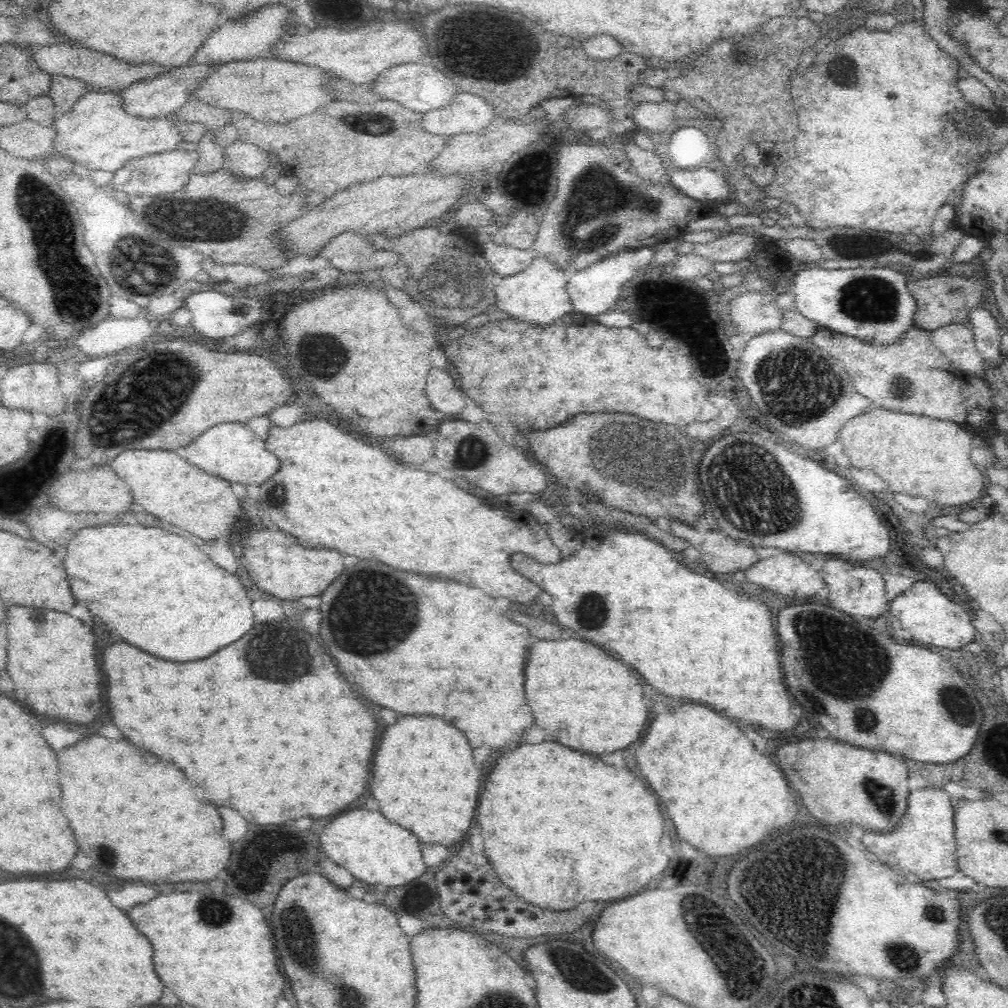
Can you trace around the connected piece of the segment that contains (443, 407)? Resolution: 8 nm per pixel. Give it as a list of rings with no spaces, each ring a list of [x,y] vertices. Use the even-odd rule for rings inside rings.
[[[448,366],[446,370],[430,370],[428,382],[426,382],[426,394],[434,410],[444,414],[458,414],[464,408],[462,392],[456,388],[454,382],[458,382],[452,369]],[[450,370],[450,372],[446,372]]]

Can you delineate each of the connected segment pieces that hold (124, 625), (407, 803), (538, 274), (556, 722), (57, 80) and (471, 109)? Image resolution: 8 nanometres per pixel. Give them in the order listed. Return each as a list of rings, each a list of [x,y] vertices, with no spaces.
[[[120,524],[120,526],[96,526],[96,528],[82,528],[68,544],[68,554],[64,558],[65,569],[67,572],[68,580],[70,580],[70,588],[75,601],[80,604],[86,604],[88,610],[98,616],[106,628],[110,632],[120,634],[128,644],[150,652],[162,660],[172,660],[172,662],[192,662],[192,660],[200,660],[206,658],[214,652],[218,652],[220,648],[240,640],[246,632],[250,632],[250,628],[254,628],[254,616],[251,609],[250,602],[254,599],[251,596],[246,596],[246,588],[240,584],[240,580],[236,576],[232,576],[230,572],[224,572],[220,566],[216,566],[194,542],[186,540],[184,536],[178,534],[170,534],[162,528],[146,528],[146,526],[130,526],[130,524]]]
[[[404,716],[394,726],[390,726],[380,742],[372,766],[372,796],[378,800],[382,814],[394,824],[410,829],[421,843],[443,844],[452,847],[458,842],[474,818],[474,808],[480,794],[480,770],[472,758],[472,746],[466,736],[446,724],[438,716]]]
[[[536,256],[536,260],[523,272],[516,273],[495,285],[495,305],[502,310],[502,316],[514,317],[521,322],[546,326],[566,315],[574,315],[570,295],[567,291],[569,274],[550,263],[548,258]]]
[[[574,638],[540,640],[530,648],[530,660],[526,664],[526,698],[534,708],[536,724],[544,728],[552,740],[596,756],[622,750],[636,742],[642,736],[648,716],[648,708],[642,700],[642,686],[636,682],[632,672],[622,662],[612,660],[602,652],[602,648]]]
[[[62,74],[51,75],[50,98],[59,112],[68,112],[75,106],[76,101],[90,90],[77,78],[68,78]]]
[[[458,91],[458,96],[454,96],[448,106],[426,112],[420,126],[430,134],[452,136],[460,132],[478,132],[486,128],[496,116],[493,106],[482,95]]]

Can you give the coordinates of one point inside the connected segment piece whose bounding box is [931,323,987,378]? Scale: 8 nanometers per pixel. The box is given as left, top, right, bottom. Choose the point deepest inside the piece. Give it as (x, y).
(956, 341)

